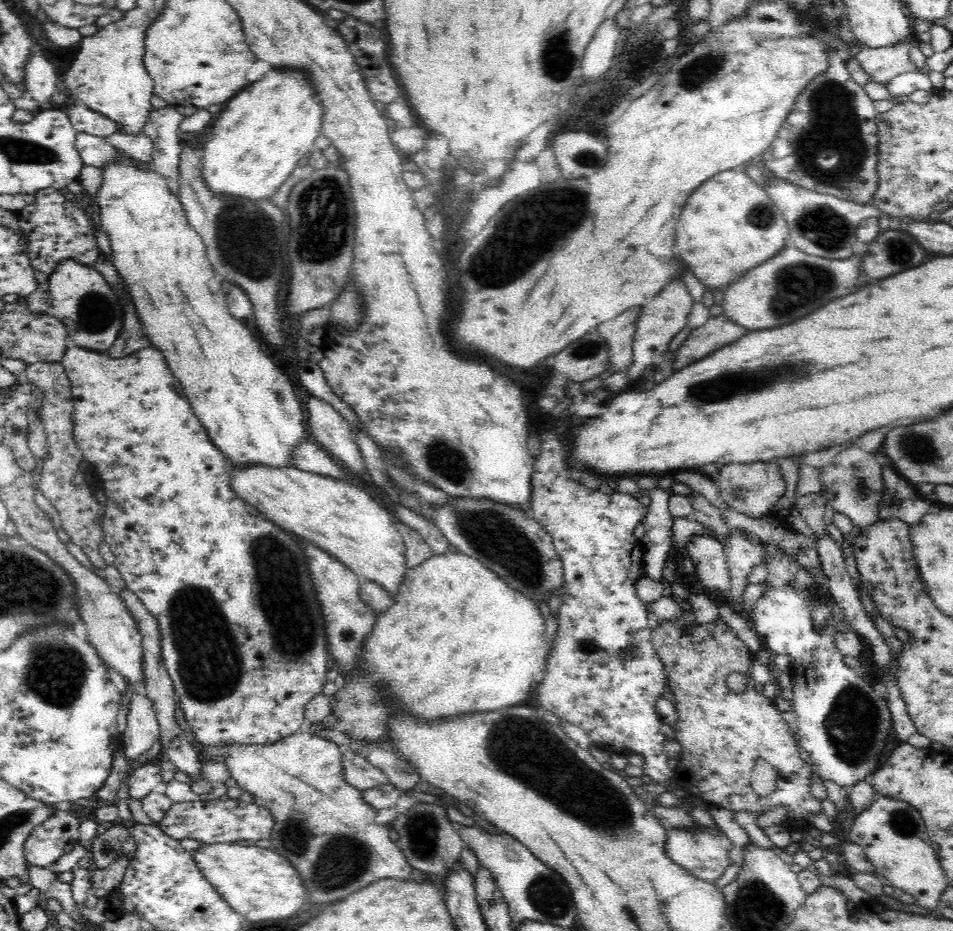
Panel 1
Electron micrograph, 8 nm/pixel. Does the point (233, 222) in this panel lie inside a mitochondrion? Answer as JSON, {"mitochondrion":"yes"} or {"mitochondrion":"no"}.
{"mitochondrion":"yes"}

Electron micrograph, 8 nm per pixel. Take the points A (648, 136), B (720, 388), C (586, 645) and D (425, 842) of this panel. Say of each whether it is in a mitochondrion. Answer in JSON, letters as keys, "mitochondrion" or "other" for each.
{"A":"other","B":"mitochondrion","C":"mitochondrion","D":"mitochondrion"}

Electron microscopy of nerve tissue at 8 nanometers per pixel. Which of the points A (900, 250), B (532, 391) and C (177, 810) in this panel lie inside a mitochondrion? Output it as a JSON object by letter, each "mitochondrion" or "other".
{"A":"mitochondrion","B":"other","C":"other"}

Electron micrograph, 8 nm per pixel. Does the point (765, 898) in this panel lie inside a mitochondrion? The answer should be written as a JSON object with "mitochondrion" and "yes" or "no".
{"mitochondrion":"yes"}

